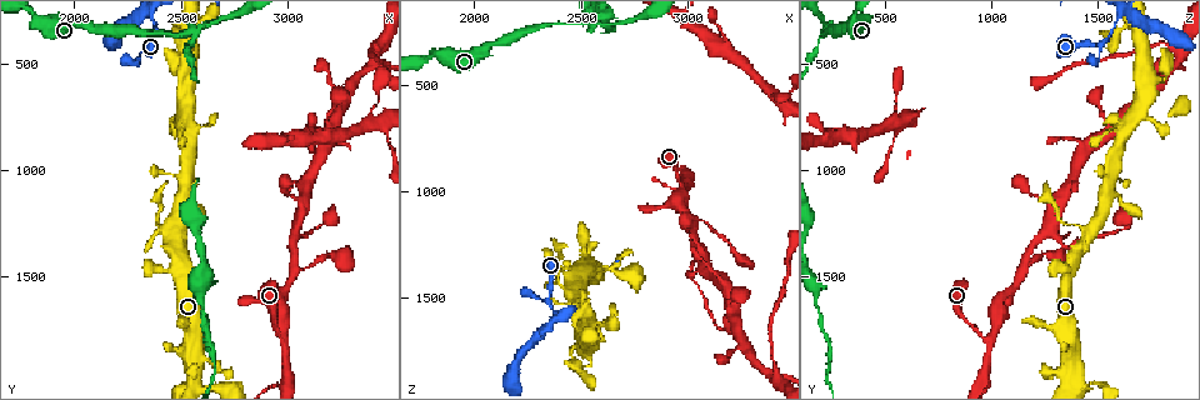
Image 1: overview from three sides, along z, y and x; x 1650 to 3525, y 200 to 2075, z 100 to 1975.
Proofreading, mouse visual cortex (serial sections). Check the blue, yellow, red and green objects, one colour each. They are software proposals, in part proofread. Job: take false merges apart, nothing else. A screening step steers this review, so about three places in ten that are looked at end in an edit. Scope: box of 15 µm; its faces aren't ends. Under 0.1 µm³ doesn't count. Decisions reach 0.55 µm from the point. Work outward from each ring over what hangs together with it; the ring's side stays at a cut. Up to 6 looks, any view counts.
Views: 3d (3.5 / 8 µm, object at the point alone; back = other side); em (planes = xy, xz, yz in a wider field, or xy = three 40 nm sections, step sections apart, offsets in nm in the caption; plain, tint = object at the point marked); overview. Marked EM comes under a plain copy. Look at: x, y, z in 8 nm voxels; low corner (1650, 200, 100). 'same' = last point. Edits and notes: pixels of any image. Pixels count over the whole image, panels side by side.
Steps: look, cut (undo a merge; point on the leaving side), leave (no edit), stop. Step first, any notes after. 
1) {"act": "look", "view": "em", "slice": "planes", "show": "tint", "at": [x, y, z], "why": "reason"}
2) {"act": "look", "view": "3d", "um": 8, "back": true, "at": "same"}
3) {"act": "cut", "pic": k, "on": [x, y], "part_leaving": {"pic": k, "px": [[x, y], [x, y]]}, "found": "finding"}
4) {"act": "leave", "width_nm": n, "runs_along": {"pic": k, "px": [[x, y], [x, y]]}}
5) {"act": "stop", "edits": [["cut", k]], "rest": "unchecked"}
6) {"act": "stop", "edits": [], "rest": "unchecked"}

{"act": "look", "view": "3d", "um": 3.5, "at": [2400, 1270, 1420], "why": "thick turns thin"}

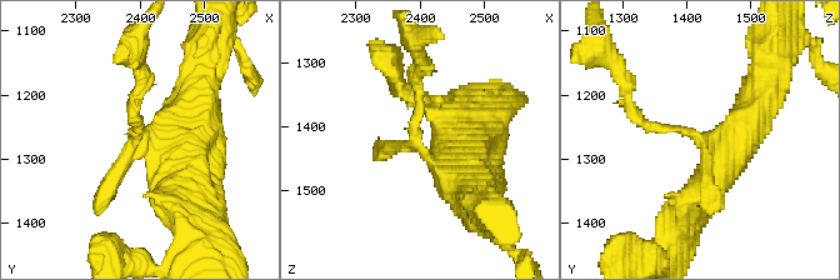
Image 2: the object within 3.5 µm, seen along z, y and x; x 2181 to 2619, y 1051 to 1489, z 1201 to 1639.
{"act": "look", "view": "em", "slice": "xy", "step": 5, "show": "tint", "at": [2390, 1270, 1415], "why": "shape alone is not enough"}

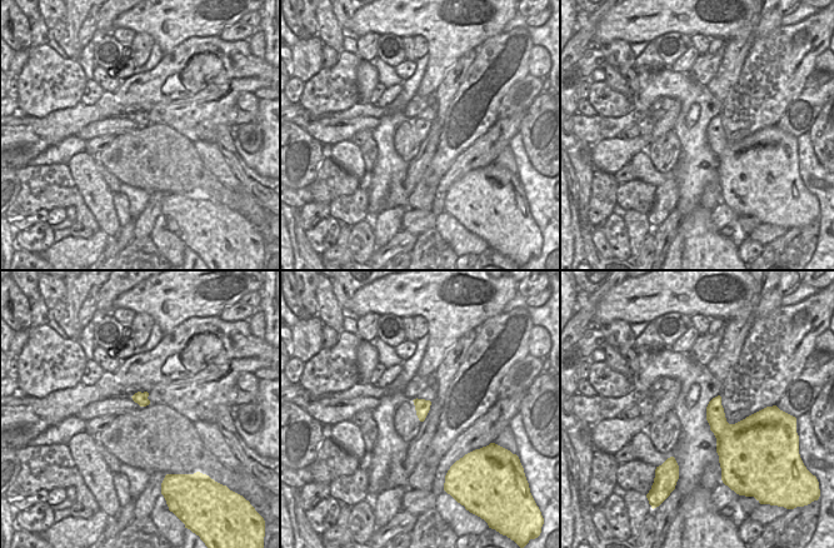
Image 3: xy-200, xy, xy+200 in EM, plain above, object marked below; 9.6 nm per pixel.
{"act": "cut", "pic": 2, "on": [634, 113], "part_leaving": {"pic": 2, "px": [[669, 129], [634, 114], [601, 48]]}, "found": "two cells meet here"}

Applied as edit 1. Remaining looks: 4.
{"act": "look", "view": "3d", "um": 8, "at": [2970, 1790, 980]}

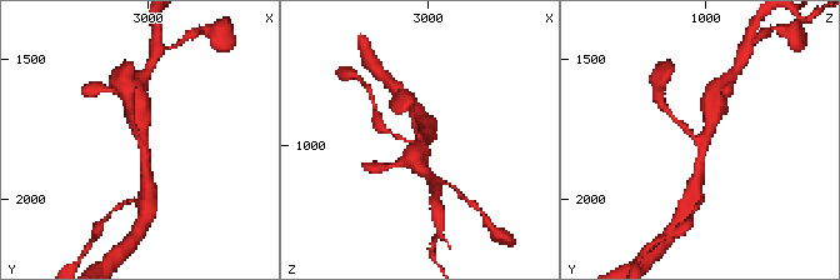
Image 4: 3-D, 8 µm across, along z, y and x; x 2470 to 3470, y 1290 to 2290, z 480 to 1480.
{"act": "look", "view": "3d", "um": 3.5, "at": [2960, 1790, 980]}

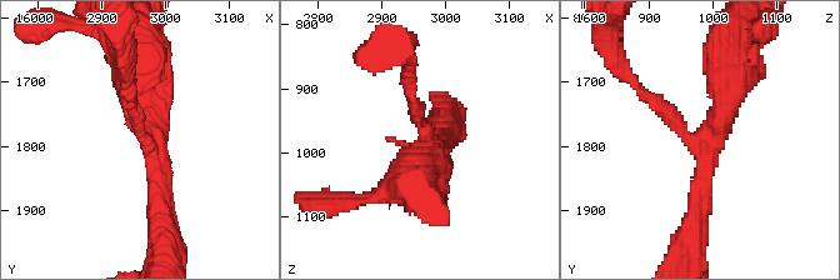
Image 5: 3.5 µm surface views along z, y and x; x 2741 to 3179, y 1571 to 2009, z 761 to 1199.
{"act": "look", "view": "em", "slice": "xy", "step": 2, "show": "tint", "at": [2965, 1790, 980], "why": "need the tissue"}

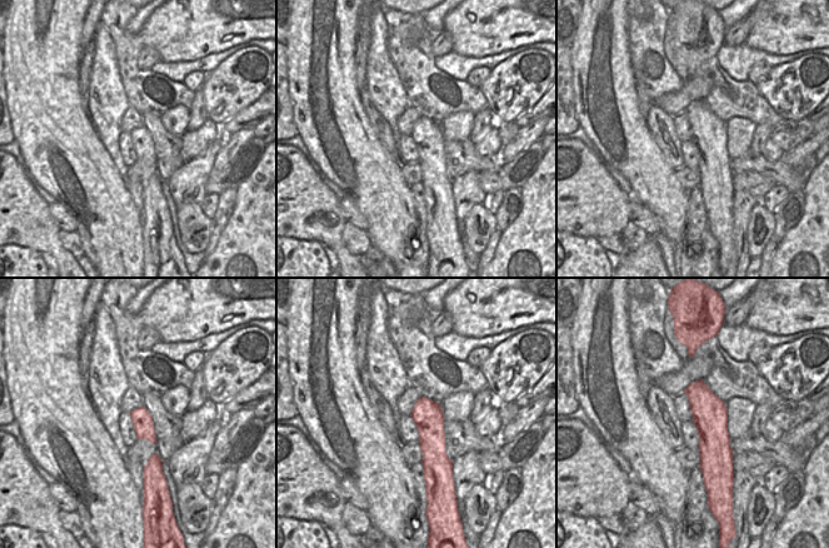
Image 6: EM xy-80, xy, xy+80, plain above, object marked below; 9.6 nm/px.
{"act": "leave", "arms": 3, "runs_along": {"pic": 5, "px": [[640, 91], [701, 138], [733, 69]]}, "found": "one cell here"}

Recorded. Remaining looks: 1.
{"act": "stop", "edits": [["cut", 2]], "rest": "unchecked"}

